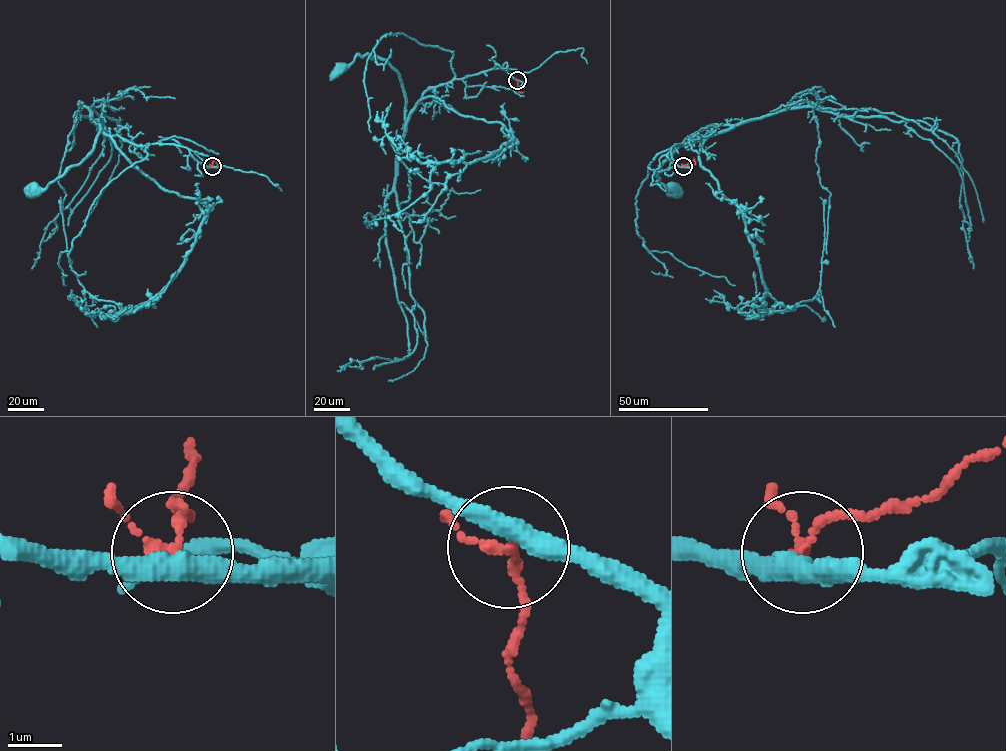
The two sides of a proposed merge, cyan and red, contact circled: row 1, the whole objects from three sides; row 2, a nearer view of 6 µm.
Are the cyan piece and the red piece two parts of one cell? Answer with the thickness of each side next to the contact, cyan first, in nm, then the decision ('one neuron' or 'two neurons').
400 nm thick on the cyan side, 170 nm on the other; two neurons

